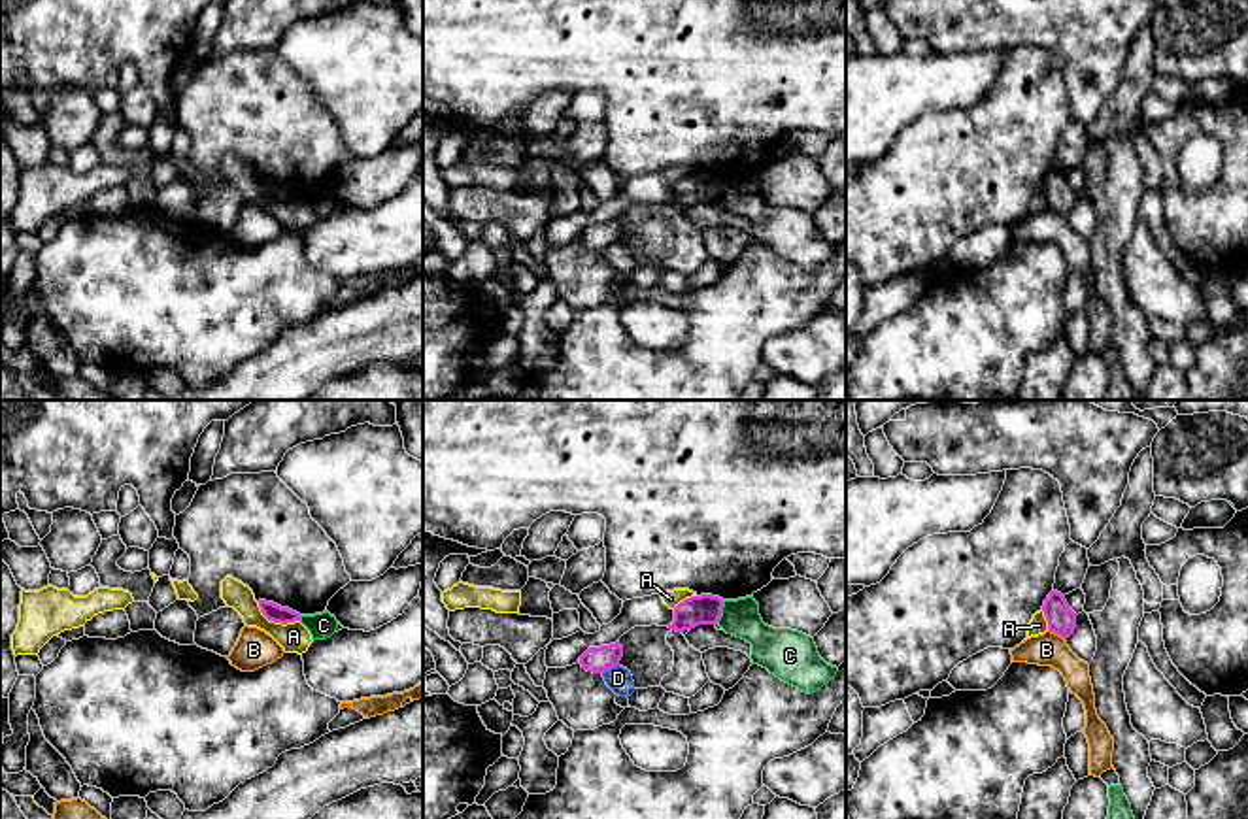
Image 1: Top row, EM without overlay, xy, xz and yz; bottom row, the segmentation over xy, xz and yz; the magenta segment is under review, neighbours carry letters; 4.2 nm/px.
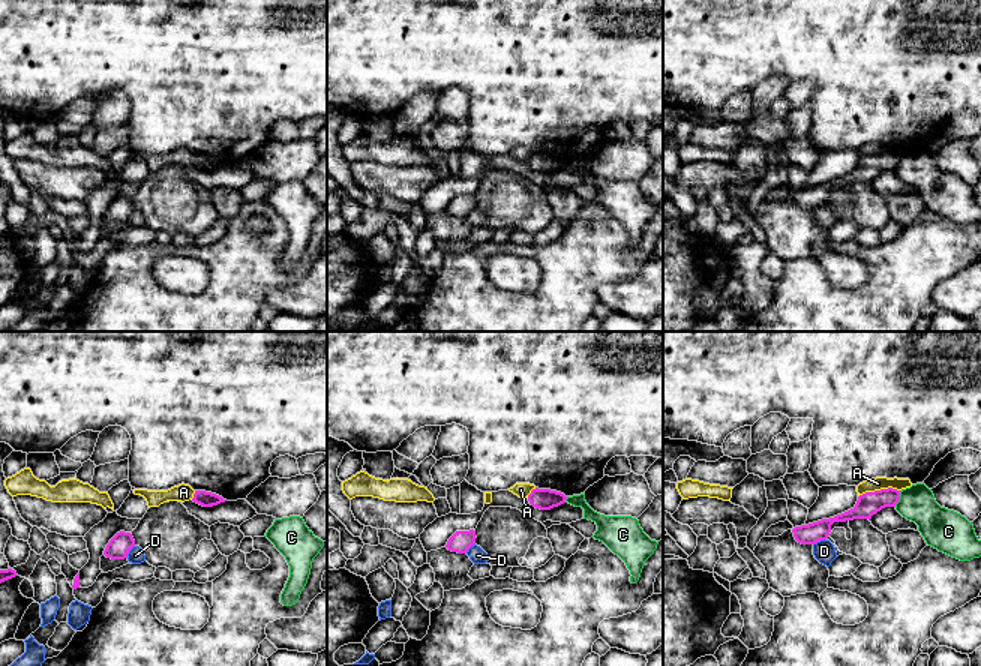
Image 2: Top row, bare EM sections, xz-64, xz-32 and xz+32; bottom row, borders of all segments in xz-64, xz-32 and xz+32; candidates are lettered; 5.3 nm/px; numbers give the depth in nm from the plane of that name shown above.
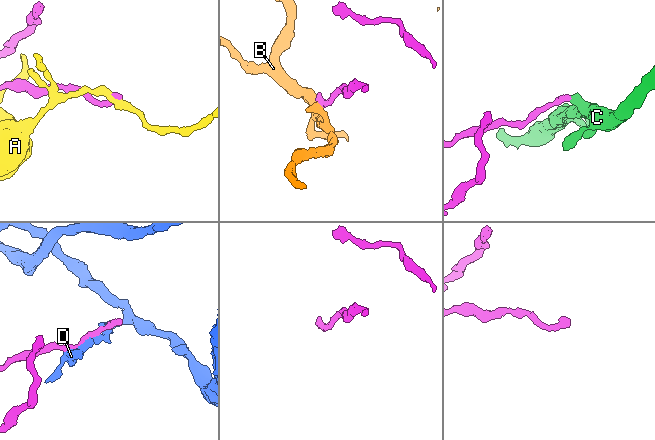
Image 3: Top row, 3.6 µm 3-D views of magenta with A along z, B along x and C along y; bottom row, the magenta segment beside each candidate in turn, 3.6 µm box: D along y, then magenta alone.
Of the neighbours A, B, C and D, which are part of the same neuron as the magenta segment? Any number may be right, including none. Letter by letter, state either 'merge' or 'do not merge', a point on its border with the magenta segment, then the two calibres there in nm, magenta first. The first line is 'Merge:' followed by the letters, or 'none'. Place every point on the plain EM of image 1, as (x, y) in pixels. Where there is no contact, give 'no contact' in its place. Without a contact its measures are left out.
Merge: none
A: do not merge; meets magenta in xy at (276, 199); 80 nm thick on the magenta side, 130 nm on the other
B: do not merge; meets magenta in yz at (1056, 210); 120 nm thick on the magenta side, 140 nm on the other
C: do not merge; meets magenta in xz at (720, 189); 130 nm thick on the magenta side, 160 nm on the other
D: do not merge; meets magenta in xz at (610, 244); 110 nm thick on the magenta side, 110 nm on the other

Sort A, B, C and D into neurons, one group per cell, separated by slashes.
A / B / C / D

